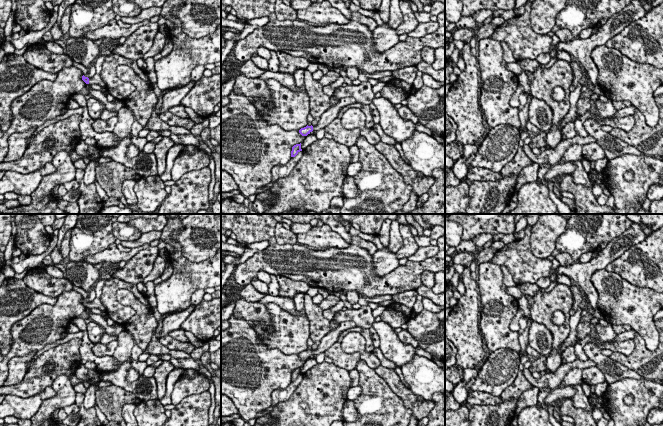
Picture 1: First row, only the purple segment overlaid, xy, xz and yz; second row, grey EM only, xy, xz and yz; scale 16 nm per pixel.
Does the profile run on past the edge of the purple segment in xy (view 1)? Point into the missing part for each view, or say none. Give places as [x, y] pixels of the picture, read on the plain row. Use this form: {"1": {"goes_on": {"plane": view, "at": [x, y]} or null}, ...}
{"1": {"goes_on": {"plane": "xy", "at": [96, 303]}}}

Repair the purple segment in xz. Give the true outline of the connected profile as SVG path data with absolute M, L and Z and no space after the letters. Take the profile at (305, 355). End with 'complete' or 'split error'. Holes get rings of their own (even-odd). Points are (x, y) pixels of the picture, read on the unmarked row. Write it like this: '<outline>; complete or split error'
M345 321L340 323L340 325L334 329L333 331L330 331L327 333L322 339L321 343L318 345L316 350L306 350L304 352L301 352L299 354L299 357L302 360L307 360L312 355L316 356L321 353L324 353L327 349L329 349L335 342L337 342L339 335L349 328L356 327L356 324L353 321Z; split error

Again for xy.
M95 298L92 302L88 302L85 301L84 299L82 300L82 304L86 307L86 308L97 308L101 311L106 311L105 306L102 304L101 299L100 298Z; split error

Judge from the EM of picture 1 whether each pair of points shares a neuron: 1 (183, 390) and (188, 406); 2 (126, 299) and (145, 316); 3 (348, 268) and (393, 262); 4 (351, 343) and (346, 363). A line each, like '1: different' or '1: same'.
1: different
2: same
3: different
4: different

